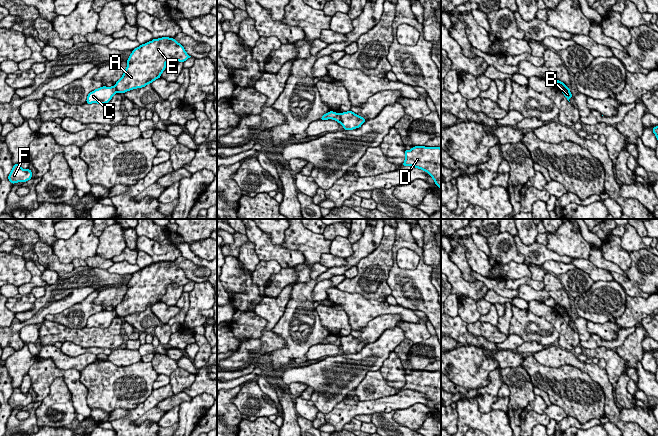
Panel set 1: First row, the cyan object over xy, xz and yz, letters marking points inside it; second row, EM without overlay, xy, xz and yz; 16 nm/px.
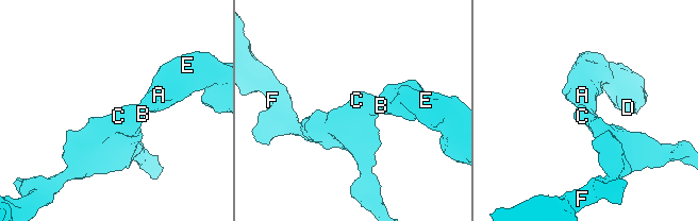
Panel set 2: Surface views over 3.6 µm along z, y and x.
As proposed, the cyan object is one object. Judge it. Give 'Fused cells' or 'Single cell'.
Fused cells

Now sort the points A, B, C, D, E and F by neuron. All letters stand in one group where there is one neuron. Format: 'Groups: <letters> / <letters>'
Groups: A D E / B C F

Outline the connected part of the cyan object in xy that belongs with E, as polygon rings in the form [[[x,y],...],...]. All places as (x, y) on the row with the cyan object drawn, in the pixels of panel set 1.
[[[162,37],[140,45],[132,50],[127,68],[116,82],[119,93],[145,87],[161,77],[166,62],[172,59],[185,62],[190,58],[184,47],[174,38]]]

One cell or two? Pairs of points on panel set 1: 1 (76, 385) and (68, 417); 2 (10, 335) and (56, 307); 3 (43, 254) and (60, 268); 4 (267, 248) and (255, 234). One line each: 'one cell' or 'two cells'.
1: two cells
2: one cell
3: one cell
4: one cell

